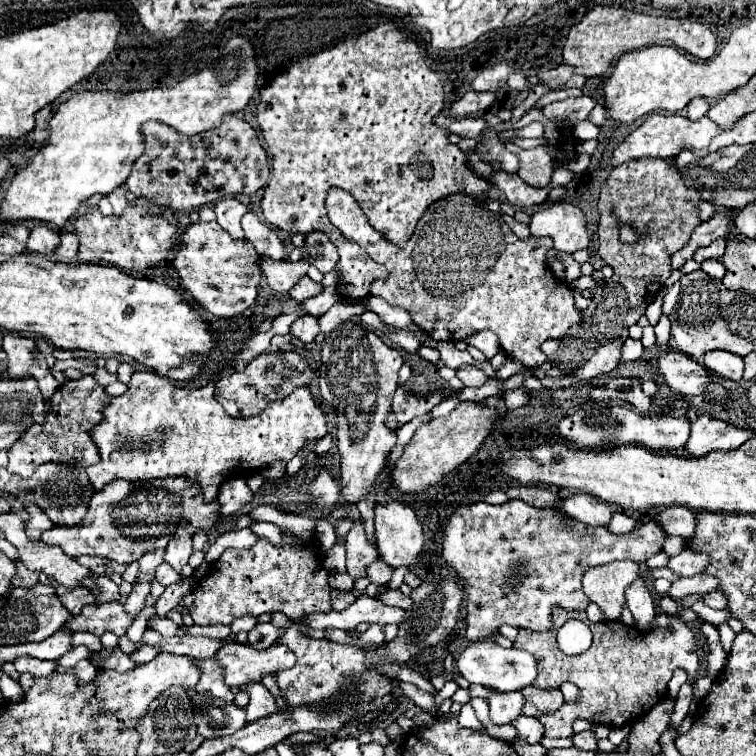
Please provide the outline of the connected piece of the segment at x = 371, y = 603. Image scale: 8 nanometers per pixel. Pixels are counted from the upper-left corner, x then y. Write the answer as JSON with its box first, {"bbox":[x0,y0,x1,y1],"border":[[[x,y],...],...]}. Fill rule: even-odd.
{"bbox":[301,596,403,630],"border":[[[359,596],[351,606],[337,612],[317,612],[315,616],[305,616],[301,622],[305,622],[311,628],[325,630],[329,626],[341,628],[341,630],[353,630],[357,624],[369,622],[369,624],[401,624],[403,622],[403,610],[395,606],[387,606],[377,598]]]}

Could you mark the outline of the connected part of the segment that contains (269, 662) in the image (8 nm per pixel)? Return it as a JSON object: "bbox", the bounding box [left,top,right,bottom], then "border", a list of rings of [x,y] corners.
{"bbox":[215,644,295,688],"border":[[[243,644],[223,646],[215,660],[225,670],[225,684],[241,688],[249,682],[261,682],[267,674],[277,674],[295,666],[295,654],[285,644],[275,644],[267,650],[247,648]]]}

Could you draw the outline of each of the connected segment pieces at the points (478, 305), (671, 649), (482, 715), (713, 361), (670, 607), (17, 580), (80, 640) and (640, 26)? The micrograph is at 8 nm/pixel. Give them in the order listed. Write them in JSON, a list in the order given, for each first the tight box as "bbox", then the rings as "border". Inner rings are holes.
[{"bbox":[325,188,581,366],"border":[[[331,188],[325,204],[331,224],[337,226],[347,240],[363,246],[375,262],[389,270],[387,280],[373,282],[371,294],[381,296],[391,306],[407,310],[413,322],[433,340],[457,342],[481,330],[493,330],[509,358],[521,360],[525,366],[541,366],[547,358],[539,346],[549,338],[565,336],[567,330],[581,320],[571,288],[561,280],[557,282],[545,264],[545,252],[551,248],[551,238],[531,236],[529,240],[521,240],[513,232],[503,232],[503,248],[499,248],[499,256],[495,256],[495,268],[487,272],[487,280],[483,280],[479,288],[459,292],[459,296],[431,296],[431,292],[423,292],[423,284],[415,280],[415,268],[411,268],[415,244],[407,244],[405,248],[391,246],[389,240],[367,224],[363,210],[345,190]]]},{"bbox":[513,608,699,738],"border":[[[562,608],[553,611],[553,628],[547,632],[519,630],[519,636],[513,640],[513,648],[527,650],[537,660],[537,688],[561,688],[563,682],[573,682],[579,688],[575,702],[563,704],[555,712],[543,712],[539,716],[545,736],[561,738],[573,736],[573,722],[577,718],[589,720],[591,724],[607,726],[627,726],[647,714],[659,700],[667,698],[667,682],[673,676],[673,670],[683,668],[693,680],[699,672],[699,656],[695,648],[695,636],[691,628],[681,620],[673,618],[669,630],[649,630],[635,632],[635,626],[627,626],[619,620],[593,624],[587,620],[586,612],[563,612]],[[569,618],[583,620],[593,632],[593,644],[587,652],[579,656],[567,656],[557,646],[557,628],[561,628]]]},{"bbox":[469,698,491,726],"border":[[[471,698],[471,702],[469,702],[473,708],[475,708],[475,714],[479,716],[479,720],[483,722],[483,726],[491,726],[489,724],[489,714],[487,714],[487,702],[485,700],[481,700],[481,698]]]},{"bbox":[703,350,743,380],"border":[[[719,350],[707,352],[703,356],[703,364],[711,372],[715,372],[717,376],[727,378],[727,380],[741,380],[741,376],[743,376],[743,358],[739,358],[731,352],[719,352]]]},{"bbox":[659,596,679,616],"border":[[[661,596],[661,600],[659,600],[659,610],[665,612],[665,614],[669,614],[669,616],[673,616],[673,614],[677,614],[679,604],[677,604],[677,600],[673,600],[671,596]]]},{"bbox":[13,562,39,588],"border":[[[15,562],[17,564],[17,574],[13,576],[13,588],[33,588],[37,582],[39,582],[39,574],[37,572],[31,572],[23,566],[23,562]]]},{"bbox":[71,632,103,652],"border":[[[75,632],[75,634],[73,634],[73,638],[71,638],[71,644],[73,644],[73,646],[83,644],[83,646],[91,648],[93,652],[101,652],[101,650],[103,650],[103,646],[101,646],[99,638],[97,638],[97,636],[93,636],[93,634],[89,634],[89,632]]]},{"bbox":[563,6,715,76],"border":[[[595,6],[579,24],[569,30],[567,42],[563,46],[563,64],[573,66],[573,70],[581,76],[601,76],[609,70],[609,66],[619,60],[619,56],[639,50],[645,46],[667,44],[679,50],[689,52],[699,60],[707,60],[715,54],[715,36],[713,32],[691,20],[675,20],[675,18],[655,18],[639,12],[631,12],[625,8],[611,6]]]}]

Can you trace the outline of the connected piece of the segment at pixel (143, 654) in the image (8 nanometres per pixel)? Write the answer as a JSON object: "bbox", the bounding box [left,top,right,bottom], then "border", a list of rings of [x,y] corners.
{"bbox":[130,645,160,664],"border":[[[143,645],[138,650],[136,650],[130,656],[130,658],[134,662],[137,662],[137,664],[144,664],[153,660],[159,653],[160,653],[159,646],[157,646],[156,649],[156,647],[154,646]]]}

